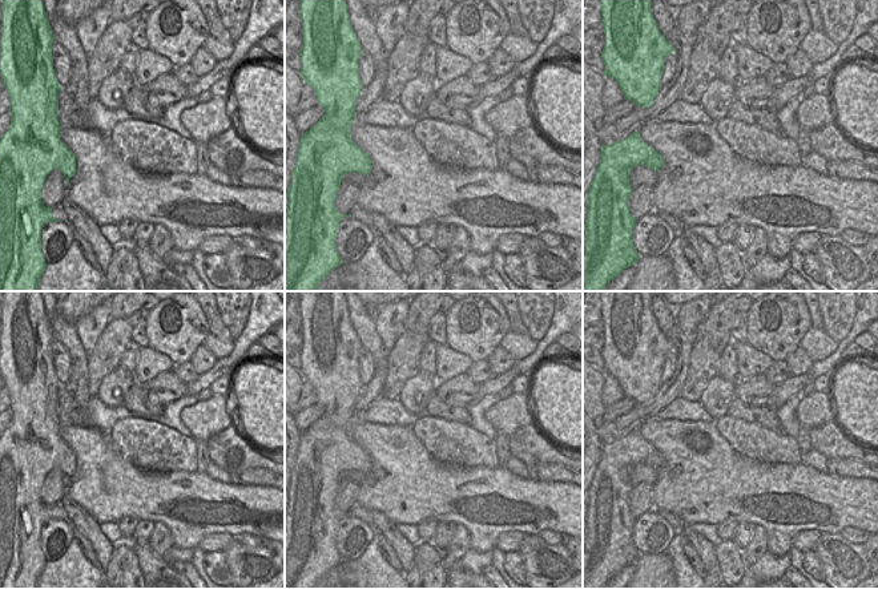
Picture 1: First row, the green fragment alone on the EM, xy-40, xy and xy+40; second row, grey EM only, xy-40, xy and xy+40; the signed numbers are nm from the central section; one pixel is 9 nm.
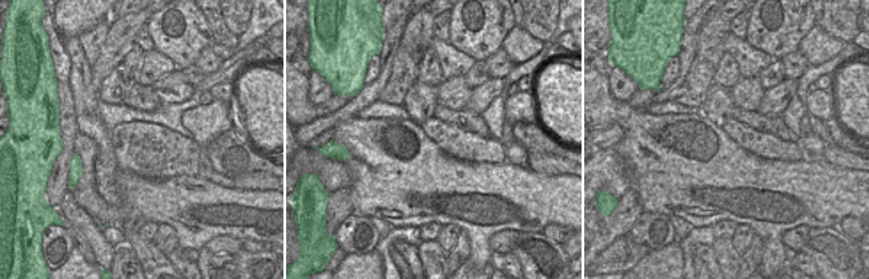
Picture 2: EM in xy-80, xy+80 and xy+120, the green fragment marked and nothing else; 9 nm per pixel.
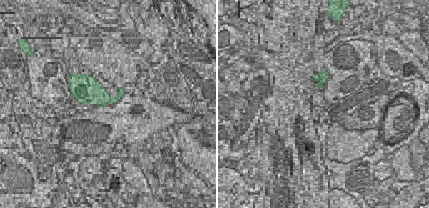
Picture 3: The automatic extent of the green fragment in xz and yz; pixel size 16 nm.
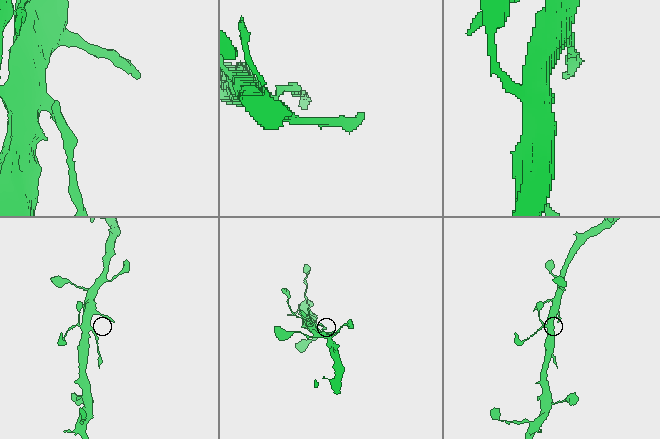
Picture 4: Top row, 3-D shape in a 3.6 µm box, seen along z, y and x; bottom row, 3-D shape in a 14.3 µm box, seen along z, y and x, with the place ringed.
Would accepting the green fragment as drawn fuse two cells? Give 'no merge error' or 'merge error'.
merge error

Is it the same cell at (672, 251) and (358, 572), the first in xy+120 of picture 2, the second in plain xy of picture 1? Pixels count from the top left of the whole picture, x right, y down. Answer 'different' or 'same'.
same

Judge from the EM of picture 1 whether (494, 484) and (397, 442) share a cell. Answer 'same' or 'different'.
same

